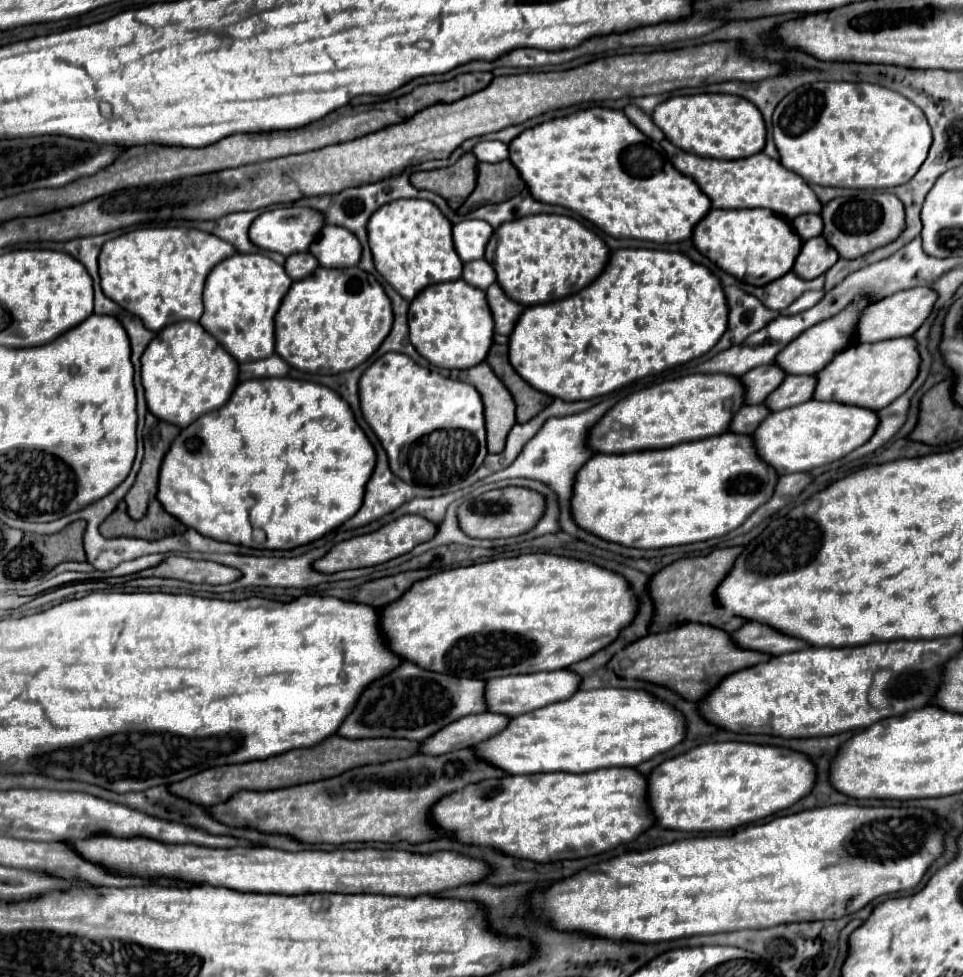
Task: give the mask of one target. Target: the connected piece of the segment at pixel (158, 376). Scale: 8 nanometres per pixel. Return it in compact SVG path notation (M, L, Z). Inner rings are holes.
M181 321L159 331L141 357L141 381L149 411L177 427L187 427L203 413L223 407L239 377L239 363L199 323Z

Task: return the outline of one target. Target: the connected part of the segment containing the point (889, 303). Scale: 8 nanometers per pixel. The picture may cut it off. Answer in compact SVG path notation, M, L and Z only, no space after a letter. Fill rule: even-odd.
M915 287L907 291L899 291L895 295L889 295L875 305L867 307L867 313L863 313L863 321L859 321L859 341L861 343L875 343L883 339L895 339L895 337L907 337L913 335L925 319L931 315L935 301L939 299L939 293L931 287Z

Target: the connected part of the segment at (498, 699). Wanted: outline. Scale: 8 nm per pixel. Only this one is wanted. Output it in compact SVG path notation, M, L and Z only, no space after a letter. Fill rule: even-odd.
M561 669L555 673L529 673L529 675L511 675L511 677L497 677L495 681L487 683L487 707L489 711L499 711L509 717L517 717L523 713L531 713L545 705L553 705L559 701L567 701L573 697L581 687L581 675L569 669Z

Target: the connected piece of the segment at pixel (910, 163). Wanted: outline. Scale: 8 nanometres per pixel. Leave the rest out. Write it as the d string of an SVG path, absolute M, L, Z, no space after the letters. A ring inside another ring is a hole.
M811 83L791 91L773 113L773 139L779 161L809 185L845 189L889 189L907 183L925 161L931 129L923 111L903 95L871 83Z

